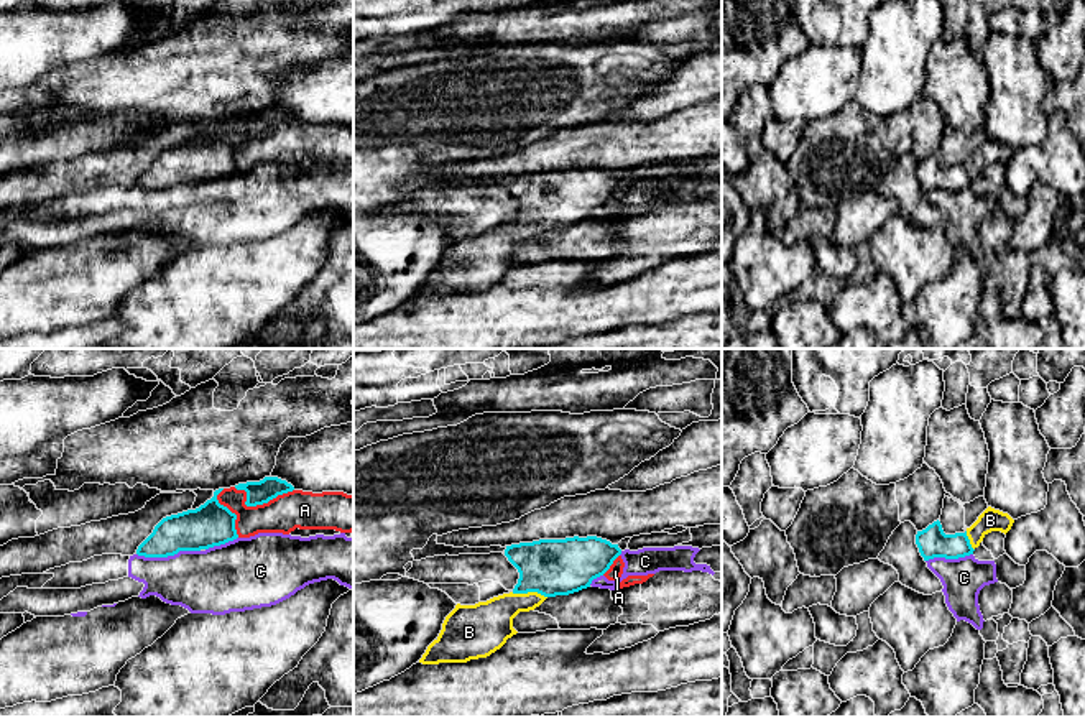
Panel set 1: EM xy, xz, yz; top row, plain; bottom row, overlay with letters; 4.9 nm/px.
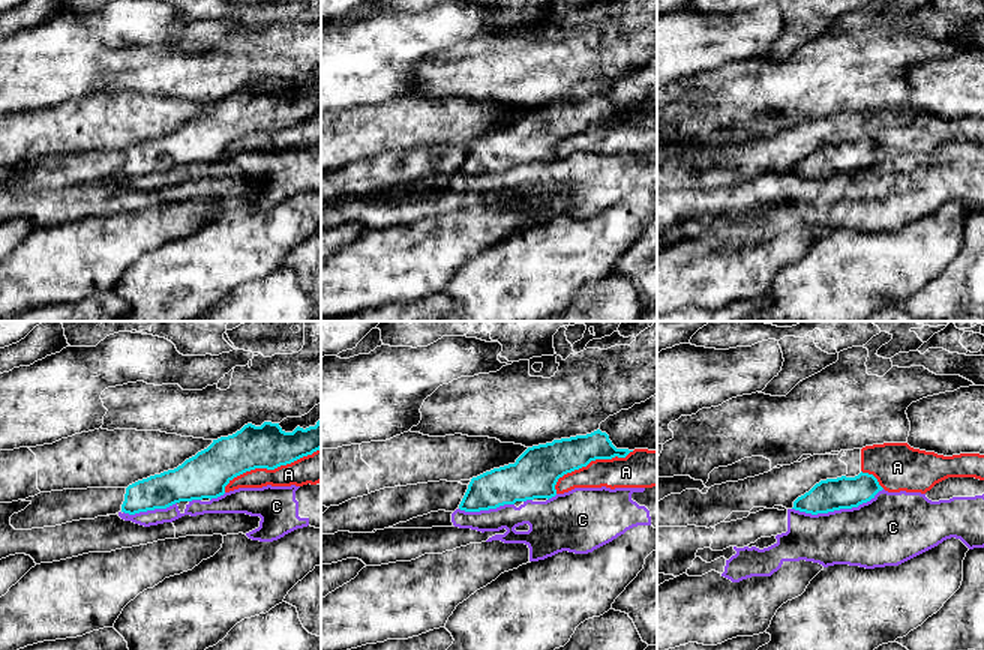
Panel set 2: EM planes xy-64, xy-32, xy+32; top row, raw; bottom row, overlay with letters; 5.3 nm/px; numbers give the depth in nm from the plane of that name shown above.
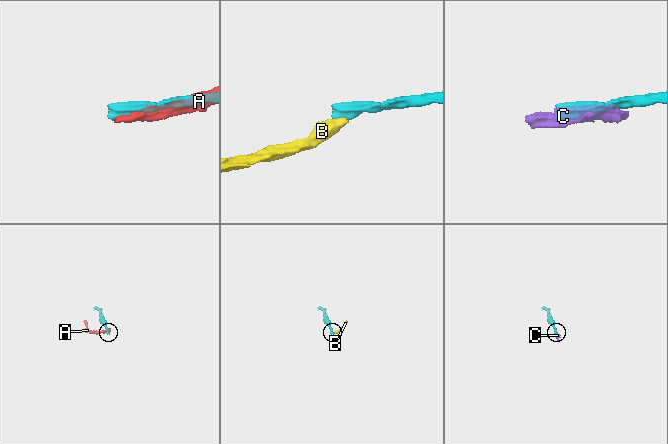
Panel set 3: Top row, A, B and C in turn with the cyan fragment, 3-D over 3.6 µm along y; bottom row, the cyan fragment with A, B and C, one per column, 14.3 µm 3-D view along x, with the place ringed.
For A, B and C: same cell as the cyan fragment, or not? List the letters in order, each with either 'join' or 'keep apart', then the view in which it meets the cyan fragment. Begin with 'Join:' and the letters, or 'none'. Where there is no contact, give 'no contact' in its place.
Join: B
A: keep apart | xy
B: join | xz
C: keep apart | xy

